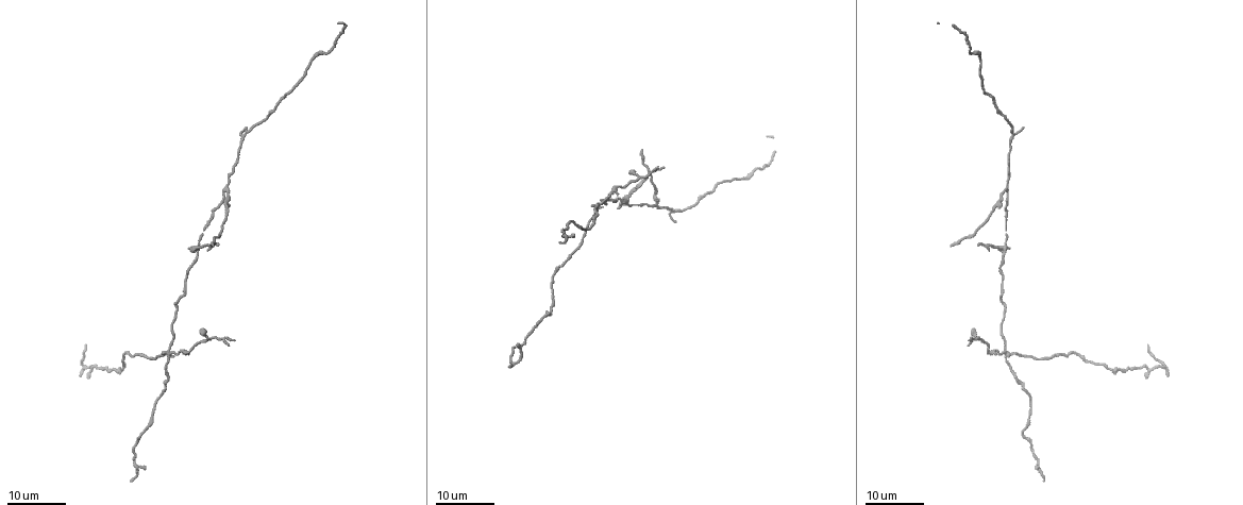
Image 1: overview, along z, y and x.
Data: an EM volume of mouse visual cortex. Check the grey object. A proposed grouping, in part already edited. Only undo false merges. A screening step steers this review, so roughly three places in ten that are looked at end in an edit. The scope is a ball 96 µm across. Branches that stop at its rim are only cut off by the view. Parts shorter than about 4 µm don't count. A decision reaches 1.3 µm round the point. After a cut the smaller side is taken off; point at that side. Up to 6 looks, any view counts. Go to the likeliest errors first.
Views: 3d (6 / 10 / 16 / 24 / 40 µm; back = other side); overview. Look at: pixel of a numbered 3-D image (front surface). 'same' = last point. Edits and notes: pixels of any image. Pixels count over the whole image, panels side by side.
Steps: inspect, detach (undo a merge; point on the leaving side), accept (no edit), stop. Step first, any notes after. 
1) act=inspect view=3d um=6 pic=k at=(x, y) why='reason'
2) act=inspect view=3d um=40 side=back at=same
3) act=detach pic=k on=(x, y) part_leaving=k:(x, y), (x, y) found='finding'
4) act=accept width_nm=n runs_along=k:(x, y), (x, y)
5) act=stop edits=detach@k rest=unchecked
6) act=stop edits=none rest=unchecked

act=inspect view=3d um=24 pic=1 at=(170, 353) why='looks like a crossing'

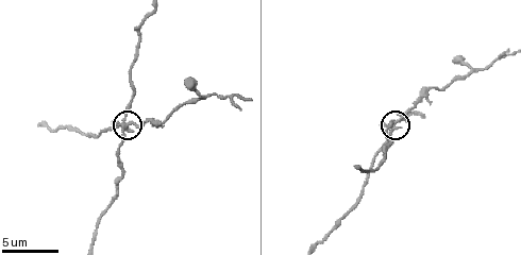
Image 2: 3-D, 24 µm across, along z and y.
act=inspect view=3d um=10 pic=2 at=(395, 127)

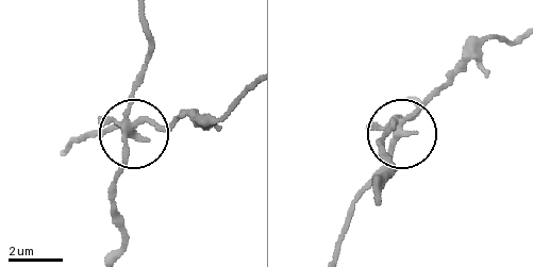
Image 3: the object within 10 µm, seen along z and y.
act=detach pic=3 on=(160, 127) found='a second neuron is stuck on'

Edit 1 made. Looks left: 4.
act=inspect view=overview

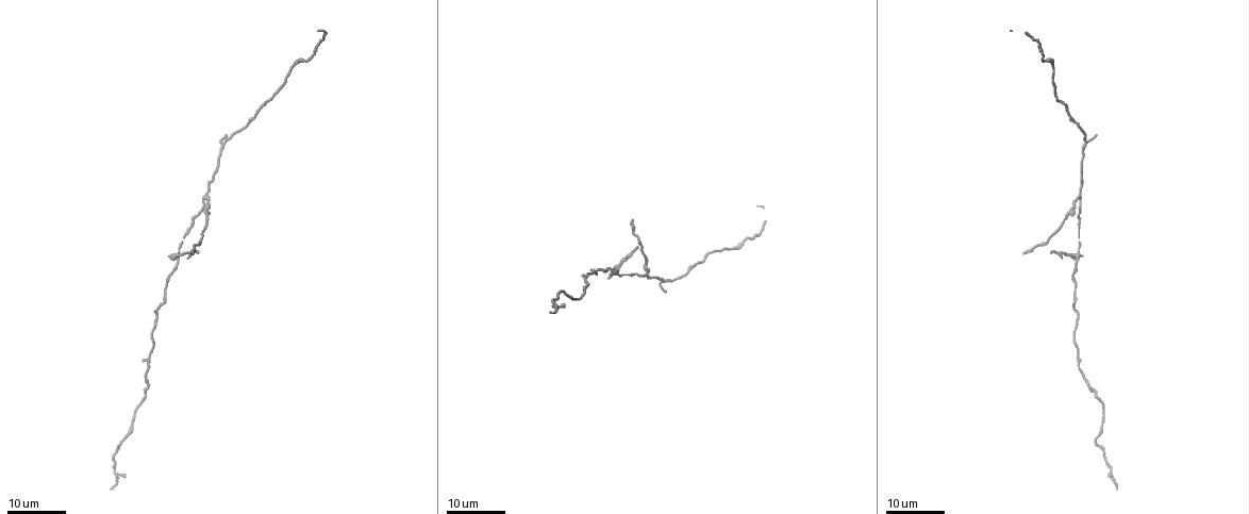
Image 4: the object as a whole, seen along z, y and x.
act=inspect view=3d um=24 pic=4 at=(1077, 253) why='a fork'

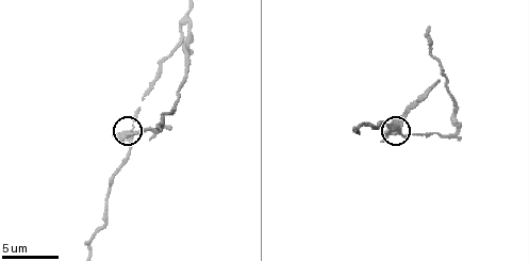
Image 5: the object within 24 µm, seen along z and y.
act=inspect view=3d um=6 at=same why='zoom in'

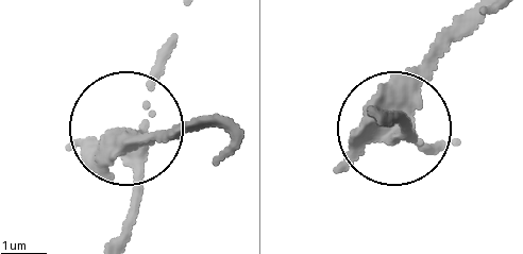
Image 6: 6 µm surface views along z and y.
act=detach pic=6 on=(152, 136) width_nm=360 found='a second neuron is stuck on'

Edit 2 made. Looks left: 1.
act=stop edits=detach@3,detach@6 rest=unchecked

